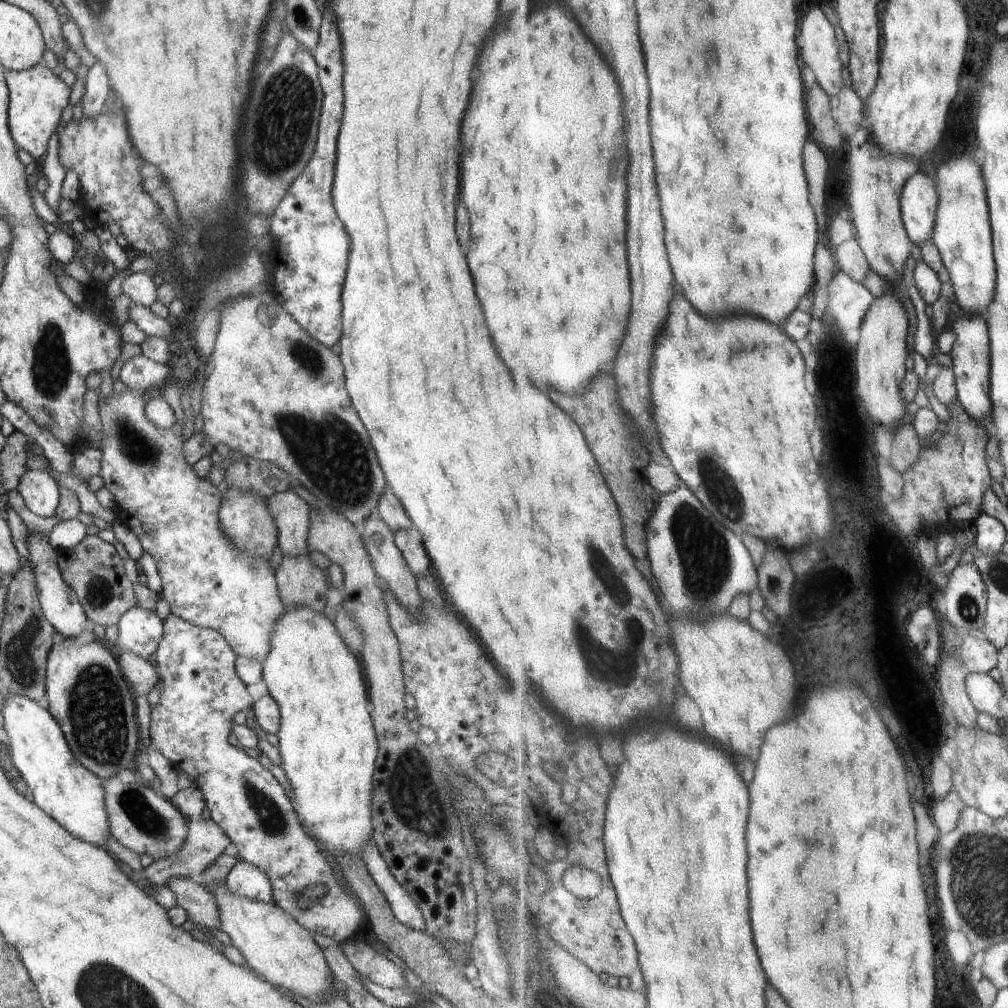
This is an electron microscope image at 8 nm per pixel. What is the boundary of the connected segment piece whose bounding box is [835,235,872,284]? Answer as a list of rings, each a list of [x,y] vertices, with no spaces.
[[[856,235],[847,240],[836,247],[835,251],[837,260],[840,260],[840,266],[844,268],[844,272],[848,272],[854,280],[861,280],[862,284],[866,284],[866,276],[872,268],[860,244],[859,237]]]

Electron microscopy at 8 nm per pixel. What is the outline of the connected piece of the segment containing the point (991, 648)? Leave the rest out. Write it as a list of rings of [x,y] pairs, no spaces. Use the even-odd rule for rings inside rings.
[[[966,633],[965,642],[961,645],[960,654],[965,662],[965,670],[970,673],[990,674],[998,668],[1001,651],[984,636],[983,633]],[[980,634],[980,638],[978,638]]]

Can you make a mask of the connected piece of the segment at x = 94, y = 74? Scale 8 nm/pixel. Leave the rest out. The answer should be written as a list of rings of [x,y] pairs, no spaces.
[[[96,63],[86,76],[85,94],[82,96],[82,116],[98,118],[103,113],[104,102],[111,94],[110,82],[106,76],[106,68]]]

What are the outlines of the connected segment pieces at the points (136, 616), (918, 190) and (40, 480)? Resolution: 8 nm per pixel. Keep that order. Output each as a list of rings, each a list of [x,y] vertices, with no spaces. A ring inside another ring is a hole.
[[[136,604],[119,619],[118,629],[115,642],[118,648],[148,660],[158,649],[163,636],[163,621],[154,611]]]
[[[917,174],[906,184],[902,212],[911,239],[920,248],[935,242],[941,196],[938,182],[928,174]]]
[[[45,468],[26,470],[19,480],[16,492],[22,497],[30,512],[42,518],[54,516],[60,500],[59,484]]]

